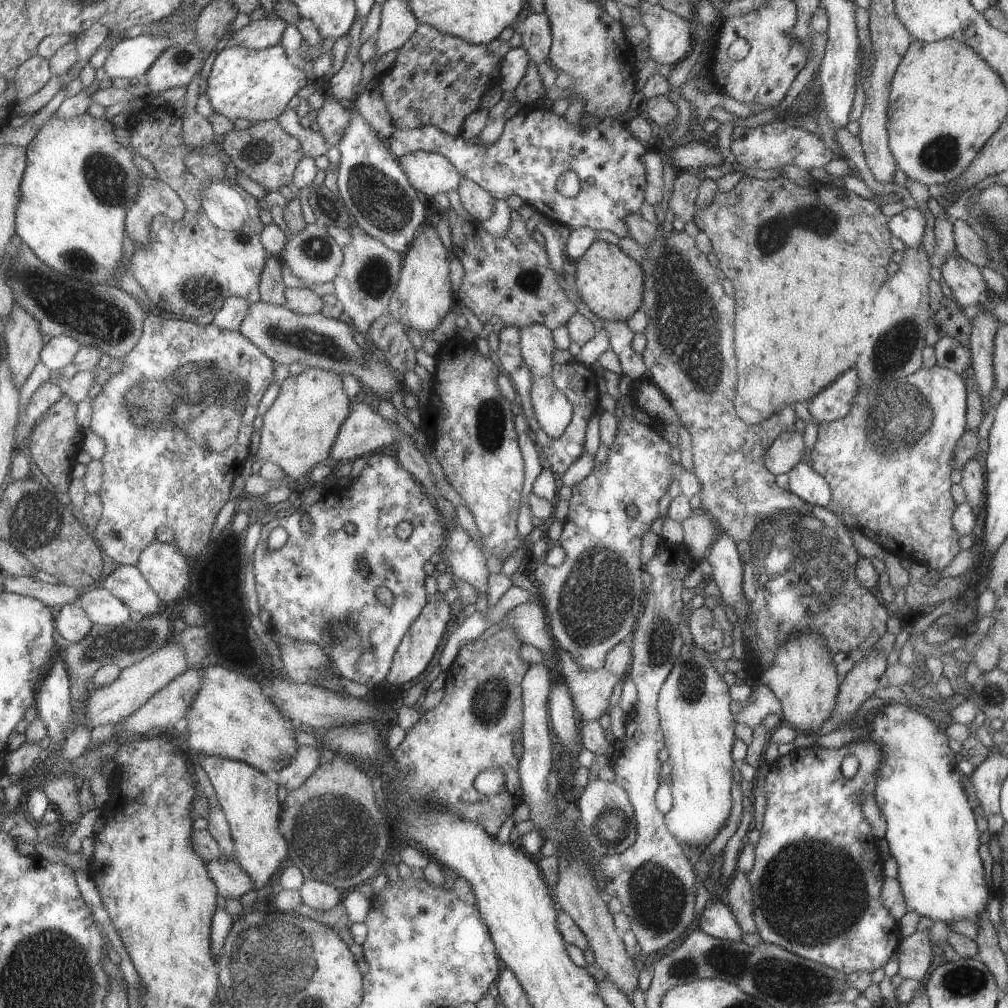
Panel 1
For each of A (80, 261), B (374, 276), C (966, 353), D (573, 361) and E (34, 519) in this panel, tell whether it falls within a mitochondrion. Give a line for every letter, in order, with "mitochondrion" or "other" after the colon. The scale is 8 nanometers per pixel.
A: mitochondrion
B: mitochondrion
C: other
D: other
E: mitochondrion

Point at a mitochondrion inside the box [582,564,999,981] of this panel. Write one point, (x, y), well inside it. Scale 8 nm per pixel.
(810, 885)

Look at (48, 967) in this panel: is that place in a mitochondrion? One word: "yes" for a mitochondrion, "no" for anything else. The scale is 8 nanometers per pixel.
yes

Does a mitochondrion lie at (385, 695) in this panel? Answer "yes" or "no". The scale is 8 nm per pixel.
no

